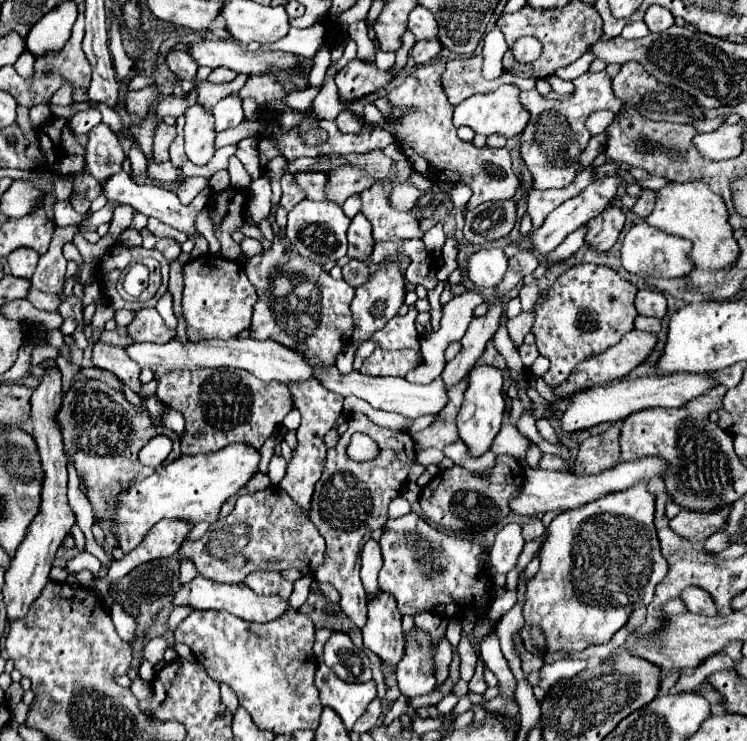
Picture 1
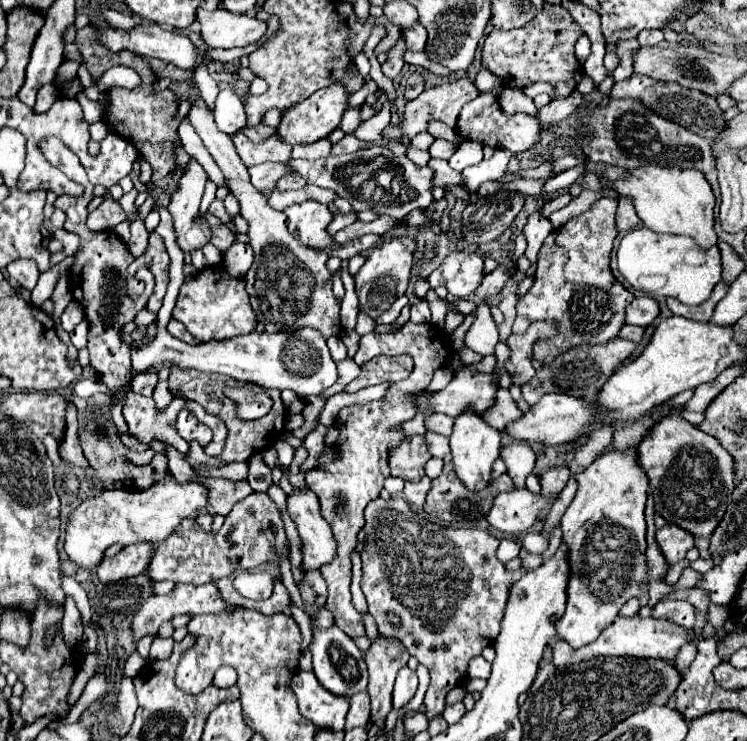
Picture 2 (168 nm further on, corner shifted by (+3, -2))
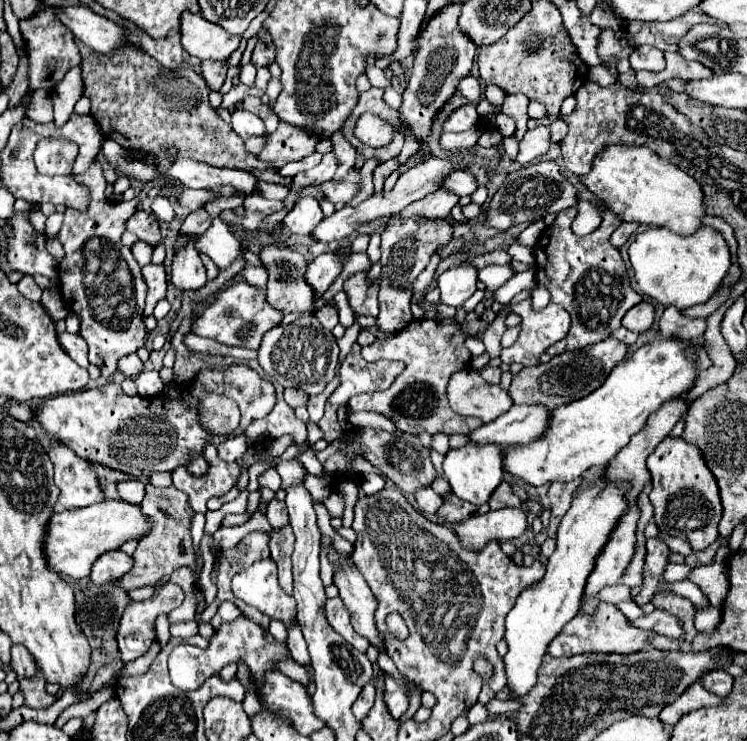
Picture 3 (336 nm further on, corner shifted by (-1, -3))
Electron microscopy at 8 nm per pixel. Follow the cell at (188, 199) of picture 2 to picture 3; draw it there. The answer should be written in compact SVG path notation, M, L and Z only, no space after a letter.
M191 236L189 242L175 252L175 260L171 266L171 282L179 290L197 290L205 286L205 266L199 258L199 250L195 248L197 236Z

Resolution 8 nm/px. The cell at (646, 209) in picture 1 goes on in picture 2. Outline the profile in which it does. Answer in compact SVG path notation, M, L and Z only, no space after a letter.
M621 199L619 207L617 207L617 219L615 219L615 227L617 231L629 231L631 227L635 227L639 223L639 217L633 209L633 205L629 205L629 199Z

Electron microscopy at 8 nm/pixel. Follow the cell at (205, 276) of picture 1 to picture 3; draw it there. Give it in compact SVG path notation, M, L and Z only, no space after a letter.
M235 282L235 284L219 290L215 294L215 300L203 308L203 312L193 322L193 332L197 336L213 338L227 346L243 346L243 348L257 350L265 330L277 326L281 322L281 318L283 318L283 314L279 310L275 310L273 306L269 306L269 302L265 302L263 288L251 286L247 282Z

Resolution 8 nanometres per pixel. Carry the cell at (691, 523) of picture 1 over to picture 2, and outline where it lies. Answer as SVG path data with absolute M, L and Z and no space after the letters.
M665 525L663 529L659 529L655 533L657 543L661 553L665 553L665 561L669 561L669 565L675 565L677 561L681 561L685 557L685 553L693 547L693 535L689 535L687 531L675 527L675 525Z

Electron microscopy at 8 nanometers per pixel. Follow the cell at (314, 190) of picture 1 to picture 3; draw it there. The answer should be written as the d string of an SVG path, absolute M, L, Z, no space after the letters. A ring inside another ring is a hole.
M75 38L75 44L79 46L81 54L81 68L83 68L83 84L85 84L85 94L91 98L91 116L99 124L101 132L105 138L115 140L119 146L125 150L135 150L135 152L145 152L157 156L159 170L171 168L171 164L177 158L191 158L205 162L209 166L225 166L225 168L243 168L251 170L257 174L261 182L271 182L271 184L283 184L291 186L293 178L281 176L269 162L259 160L255 154L245 150L245 144L237 134L233 134L233 128L209 106L209 86L205 80L191 68L175 68L169 70L161 66L155 58L151 58L147 52L141 52L139 48L133 50L121 50L121 54L115 54L113 58L101 58L101 54L89 50L79 38ZM169 148L175 148L175 158L169 158Z

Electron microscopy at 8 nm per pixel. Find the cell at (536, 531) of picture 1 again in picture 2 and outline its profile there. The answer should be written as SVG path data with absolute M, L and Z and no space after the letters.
M527 533L523 539L523 549L529 553L543 553L549 547L549 541L541 533Z

